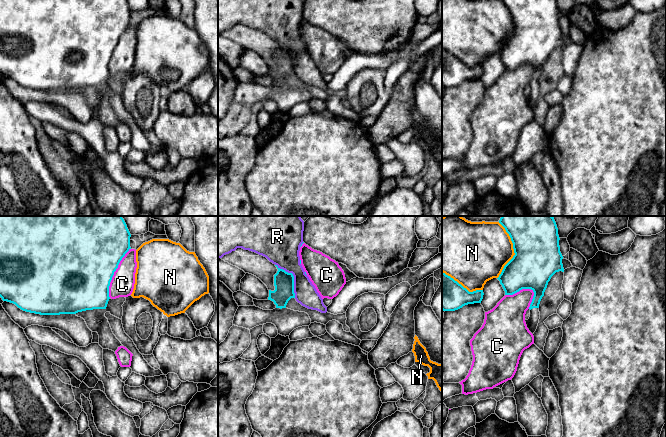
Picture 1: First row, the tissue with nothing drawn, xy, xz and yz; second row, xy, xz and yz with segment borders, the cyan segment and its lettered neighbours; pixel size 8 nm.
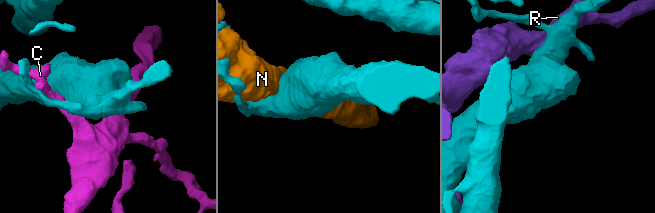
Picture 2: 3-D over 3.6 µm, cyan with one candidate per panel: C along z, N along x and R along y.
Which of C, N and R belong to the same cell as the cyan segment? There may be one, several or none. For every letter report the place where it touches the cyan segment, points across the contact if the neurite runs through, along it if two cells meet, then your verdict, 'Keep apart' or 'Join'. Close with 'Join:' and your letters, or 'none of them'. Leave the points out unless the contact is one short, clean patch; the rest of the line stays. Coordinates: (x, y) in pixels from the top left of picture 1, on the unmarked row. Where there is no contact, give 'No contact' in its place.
C: Touches cyan at xy (113, 49). Keep apart
N: Touches cyan at yz (514, 27). Keep apart
R: Touches cyan at xz (293, 53). Keep apart
Join: none of them

